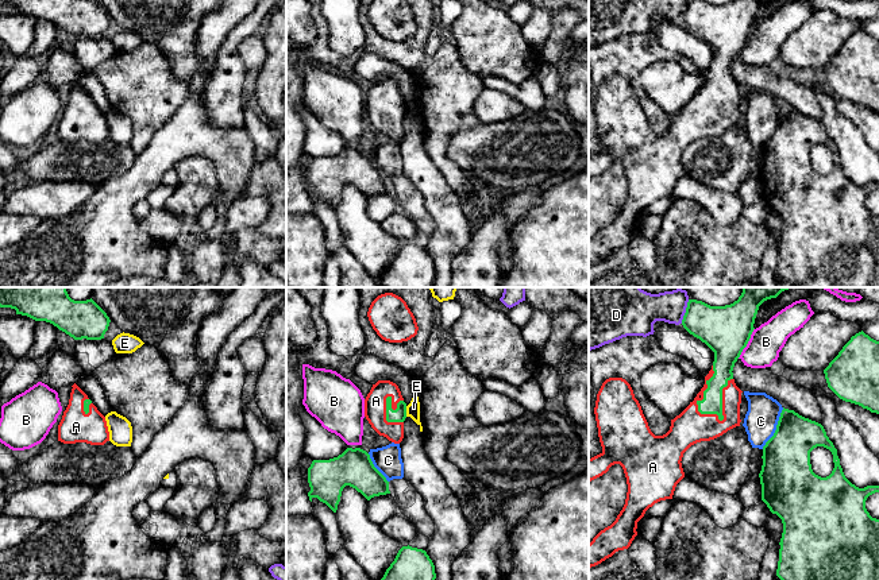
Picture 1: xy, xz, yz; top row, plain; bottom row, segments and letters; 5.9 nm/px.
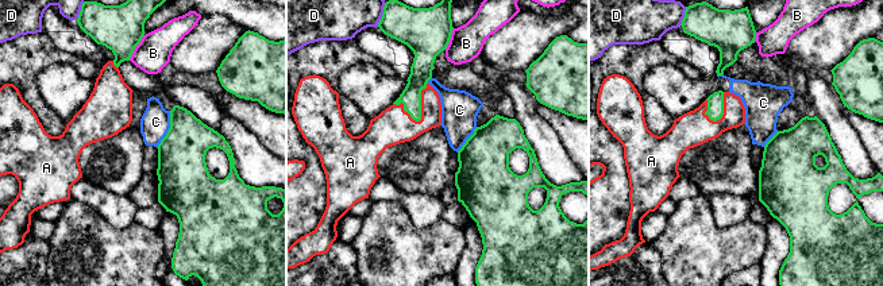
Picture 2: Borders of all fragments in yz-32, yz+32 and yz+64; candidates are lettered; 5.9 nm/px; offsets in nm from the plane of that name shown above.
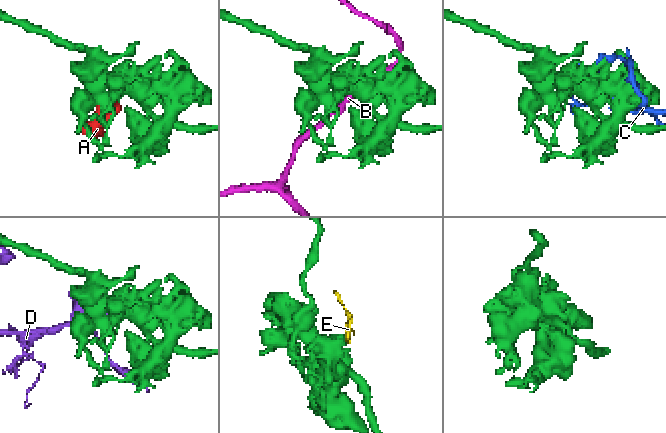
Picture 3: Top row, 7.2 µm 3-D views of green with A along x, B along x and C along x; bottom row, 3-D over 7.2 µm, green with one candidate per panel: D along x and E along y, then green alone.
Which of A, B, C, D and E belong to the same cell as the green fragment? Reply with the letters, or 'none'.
A

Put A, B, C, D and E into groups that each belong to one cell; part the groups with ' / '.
A / B / C / D / E

